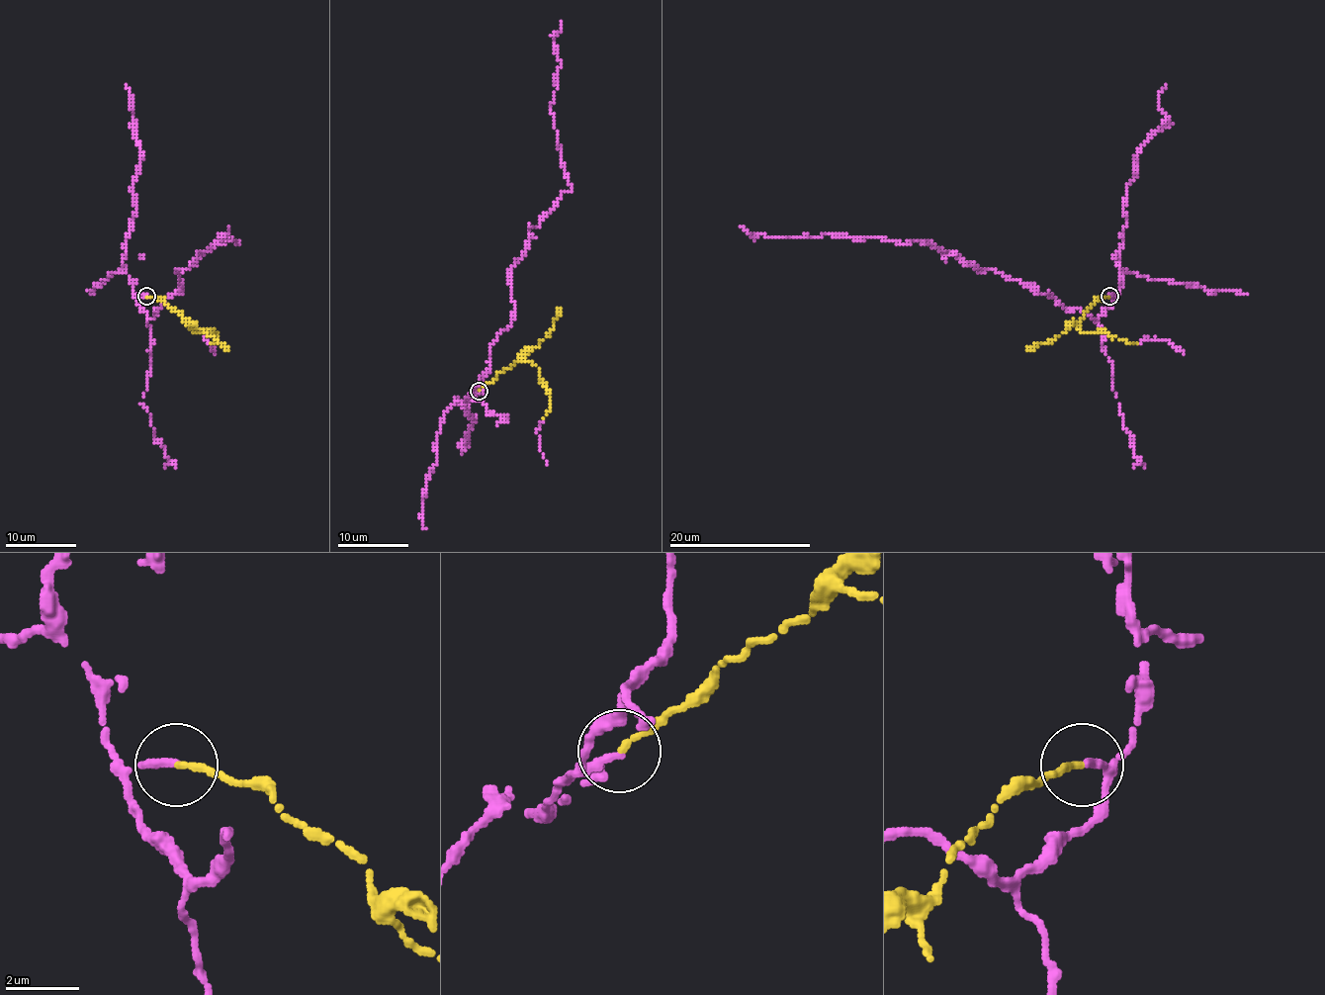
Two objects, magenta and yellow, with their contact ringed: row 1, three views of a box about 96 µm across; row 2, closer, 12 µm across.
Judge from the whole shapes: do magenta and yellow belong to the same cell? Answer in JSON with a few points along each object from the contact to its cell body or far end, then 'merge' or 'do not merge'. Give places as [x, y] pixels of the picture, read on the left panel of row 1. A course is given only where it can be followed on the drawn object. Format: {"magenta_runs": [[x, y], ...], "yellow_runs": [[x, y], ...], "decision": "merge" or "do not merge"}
{"magenta_runs": [[146, 297], [137, 304], [151, 317], [199, 250], [238, 245], [219, 234], [229, 226]], "yellow_runs": [[146, 297], [162, 300], [176, 309], [192, 330], [214, 331], [219, 337], [212, 344]], "decision": "merge"}

